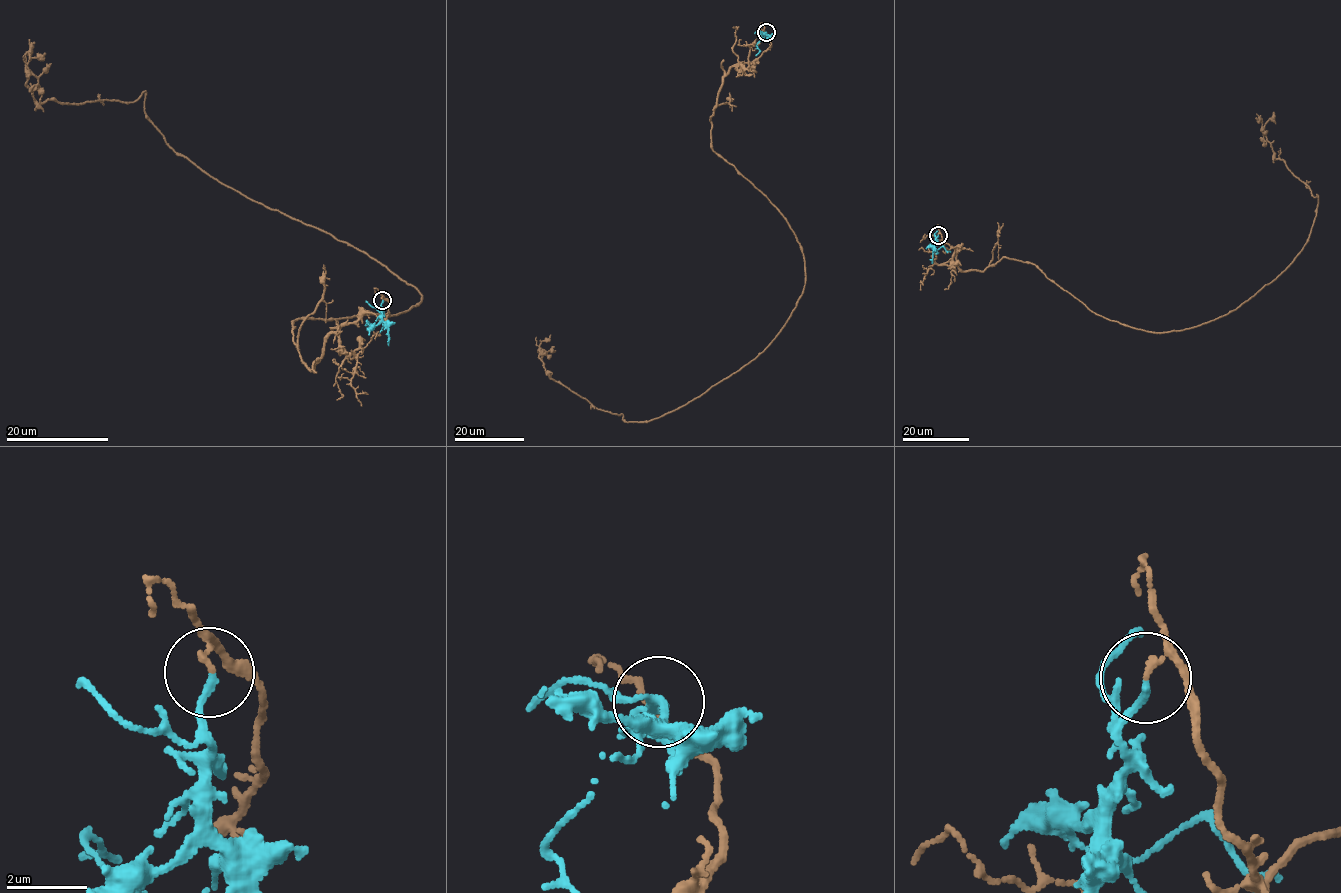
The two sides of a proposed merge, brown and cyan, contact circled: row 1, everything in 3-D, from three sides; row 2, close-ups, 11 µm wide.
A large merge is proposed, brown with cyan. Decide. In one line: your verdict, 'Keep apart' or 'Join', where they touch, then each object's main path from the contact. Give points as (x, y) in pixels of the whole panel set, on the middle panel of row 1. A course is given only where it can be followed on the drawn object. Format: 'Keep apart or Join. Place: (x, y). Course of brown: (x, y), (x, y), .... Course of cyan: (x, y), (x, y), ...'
Keep apart. Place: (766, 32). Course of brown: (765, 32), (724, 79), (711, 148), (800, 245), (784, 326), (638, 422), (555, 381), (550, 335). Course of cyan: (765, 32), (760, 34), (760, 41), (756, 45), (759, 51), (755, 55)

